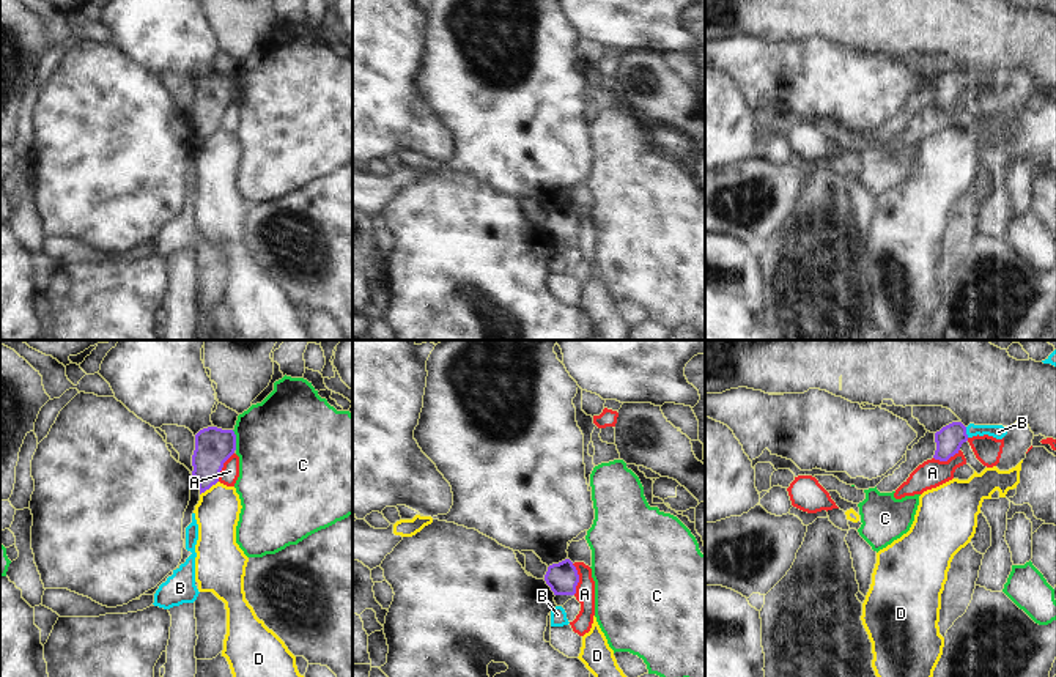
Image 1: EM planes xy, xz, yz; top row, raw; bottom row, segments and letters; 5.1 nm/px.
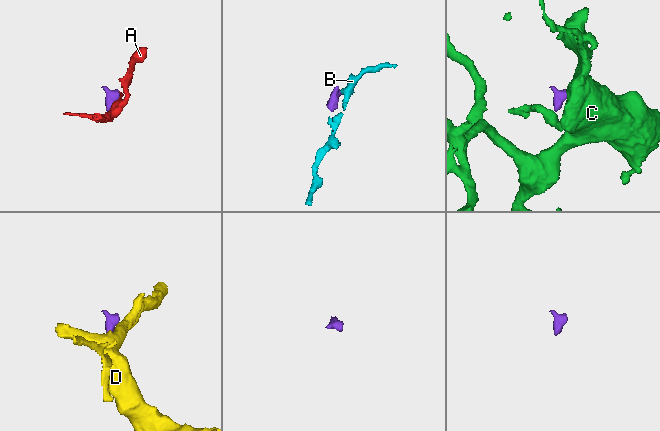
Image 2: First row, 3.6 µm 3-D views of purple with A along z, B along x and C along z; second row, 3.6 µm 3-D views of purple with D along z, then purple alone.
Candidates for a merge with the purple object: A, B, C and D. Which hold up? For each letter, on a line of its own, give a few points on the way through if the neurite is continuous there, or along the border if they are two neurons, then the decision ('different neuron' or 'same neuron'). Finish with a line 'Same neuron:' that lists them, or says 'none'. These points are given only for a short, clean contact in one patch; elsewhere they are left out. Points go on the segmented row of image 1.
A: along xz (572, 564), (578, 573), (575, 594) | different neuron
B: across yz (949, 440), (956, 433), (965, 432), (998, 432) | same neuron
C: along xy (232, 430), (236, 449) | different neuron
D: along xy (217, 480), (200, 495) | different neuron
Same neuron: B

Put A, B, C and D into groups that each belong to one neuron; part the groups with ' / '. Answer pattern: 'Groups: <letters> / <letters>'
Groups: A / B / C / D.

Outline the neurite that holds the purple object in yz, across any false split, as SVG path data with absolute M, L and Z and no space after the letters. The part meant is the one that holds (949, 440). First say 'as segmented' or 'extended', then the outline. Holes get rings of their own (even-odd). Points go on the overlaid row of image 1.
extended; M952 422L935 433L936 450L933 458L947 461L958 453L963 442L973 436L993 436L1002 439L1007 435L1007 427L1002 425L974 425L965 427L962 422Z

